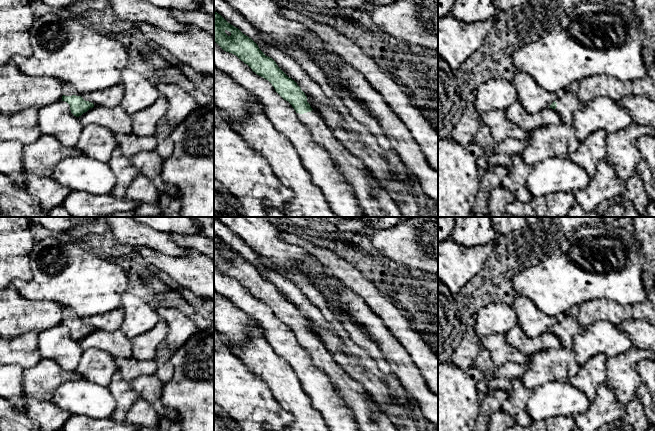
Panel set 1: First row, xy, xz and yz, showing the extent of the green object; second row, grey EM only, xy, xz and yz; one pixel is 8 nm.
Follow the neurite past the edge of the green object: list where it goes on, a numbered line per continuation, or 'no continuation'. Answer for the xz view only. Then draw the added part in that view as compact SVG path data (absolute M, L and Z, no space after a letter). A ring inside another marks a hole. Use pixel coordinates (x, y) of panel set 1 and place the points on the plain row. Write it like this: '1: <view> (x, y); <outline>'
1: xz (353, 392); M313 333L311 336L296 338L300 346L310 353L313 363L329 376L336 385L337 392L355 412L360 430L380 431L367 404L367 400L372 396L365 386L350 377L334 360L319 336Z

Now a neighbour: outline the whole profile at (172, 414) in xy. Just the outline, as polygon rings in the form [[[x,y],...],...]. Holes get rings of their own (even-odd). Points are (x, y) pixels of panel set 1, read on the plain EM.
[[[142,375],[130,382],[133,389],[141,396],[142,399],[149,402],[162,417],[171,420],[178,419],[176,410],[165,407],[161,401],[161,392],[164,383],[154,375]]]

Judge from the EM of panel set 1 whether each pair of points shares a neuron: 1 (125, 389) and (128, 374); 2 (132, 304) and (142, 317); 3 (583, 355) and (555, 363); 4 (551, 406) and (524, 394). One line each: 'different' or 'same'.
1: different
2: same
3: different
4: different

